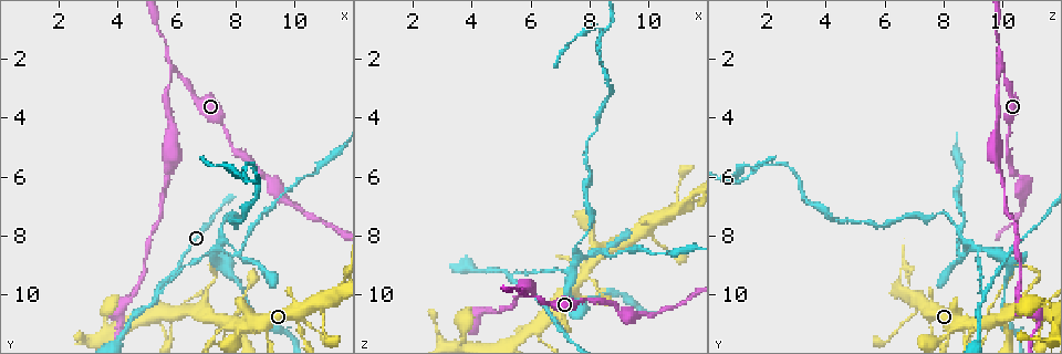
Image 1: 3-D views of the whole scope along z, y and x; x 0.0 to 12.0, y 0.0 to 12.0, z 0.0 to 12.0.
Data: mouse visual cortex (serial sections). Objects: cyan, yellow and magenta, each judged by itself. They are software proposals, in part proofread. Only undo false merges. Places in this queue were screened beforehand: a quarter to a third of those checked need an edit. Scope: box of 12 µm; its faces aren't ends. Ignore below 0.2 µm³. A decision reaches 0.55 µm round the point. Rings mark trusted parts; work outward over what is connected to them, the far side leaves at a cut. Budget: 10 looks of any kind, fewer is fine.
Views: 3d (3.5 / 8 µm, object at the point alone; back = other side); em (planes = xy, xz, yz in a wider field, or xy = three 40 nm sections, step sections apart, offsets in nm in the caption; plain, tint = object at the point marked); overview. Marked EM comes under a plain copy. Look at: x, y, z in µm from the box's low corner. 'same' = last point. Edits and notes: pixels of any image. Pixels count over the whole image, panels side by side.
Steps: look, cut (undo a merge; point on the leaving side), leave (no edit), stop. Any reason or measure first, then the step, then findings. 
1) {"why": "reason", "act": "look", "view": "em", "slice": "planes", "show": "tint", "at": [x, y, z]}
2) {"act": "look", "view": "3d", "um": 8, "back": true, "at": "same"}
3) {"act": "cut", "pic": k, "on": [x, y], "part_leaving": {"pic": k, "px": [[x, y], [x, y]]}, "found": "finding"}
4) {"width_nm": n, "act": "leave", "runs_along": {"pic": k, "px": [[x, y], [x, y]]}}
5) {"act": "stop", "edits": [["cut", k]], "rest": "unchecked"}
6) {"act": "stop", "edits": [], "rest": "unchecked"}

{"why": "arms part here", "act": "look", "view": "3d", "um": 3.5, "at": [5.3, 9.9, 9.4]}

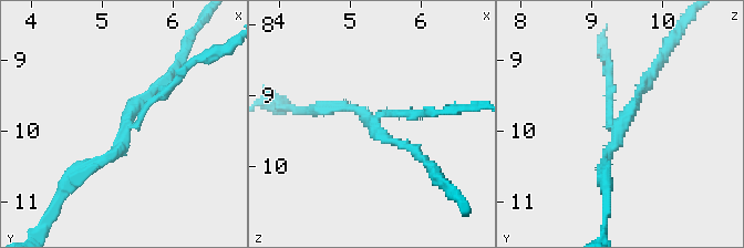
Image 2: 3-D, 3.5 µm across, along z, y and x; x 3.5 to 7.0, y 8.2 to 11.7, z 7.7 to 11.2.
{"why": "shape alone is not enough", "act": "look", "view": "em", "slice": "xy", "step": 2, "show": "tint", "at": [5.35, 9.90, 9.45]}

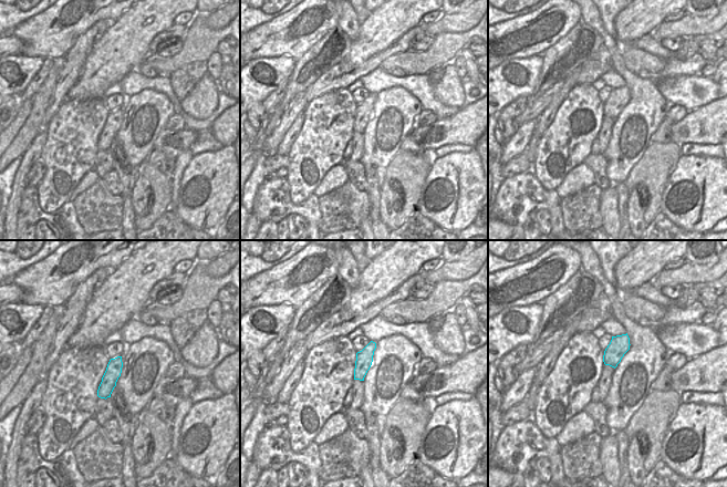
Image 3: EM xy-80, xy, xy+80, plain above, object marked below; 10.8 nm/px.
{"width_nm": 180, "act": "cut", "pic": 2, "on": [161, 96], "part_leaving": {"pic": 2, "px": [[382, 116], [464, 107]]}, "found": "a second cell is stuck on"}

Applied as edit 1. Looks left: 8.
{"why": "thick turns thin", "act": "look", "view": "3d", "um": 3.5, "at": [7.4, 10.9, 9.8]}

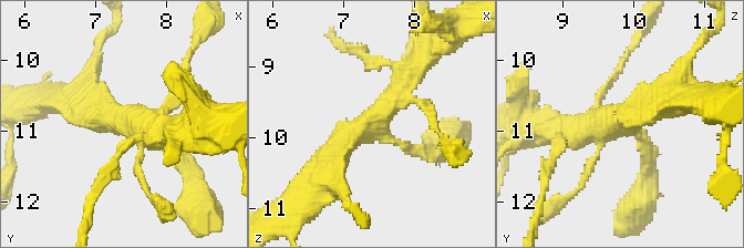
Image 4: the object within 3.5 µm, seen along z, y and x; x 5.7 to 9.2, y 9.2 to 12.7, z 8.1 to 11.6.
{"act": "look", "view": "em", "slice": "xy", "step": 1, "show": "tint", "at": [7.40, 10.85, 9.80]}

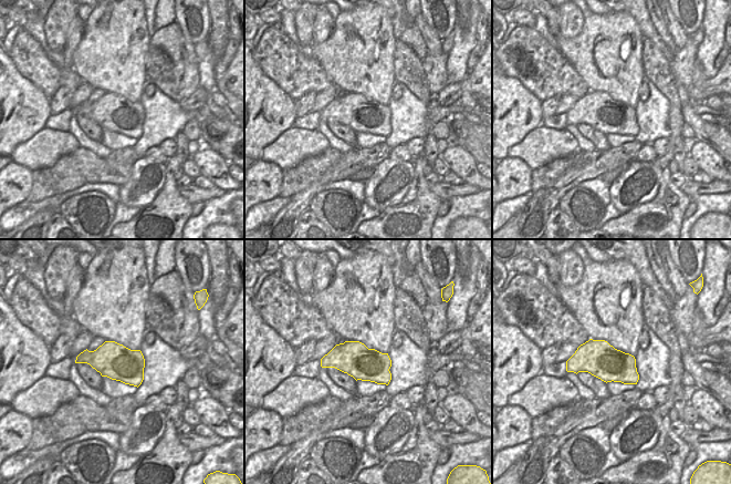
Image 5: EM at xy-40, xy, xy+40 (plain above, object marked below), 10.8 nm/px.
{"act": "leave", "runs_along": {"pic": 4, "px": [[416, 65], [326, 171]]}, "found": "continuous, no second cell"}

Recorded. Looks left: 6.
{"why": "two arms at a narrow angle", "act": "look", "view": "3d", "um": 3.5, "at": [11.3, 9.9, 6.8]}

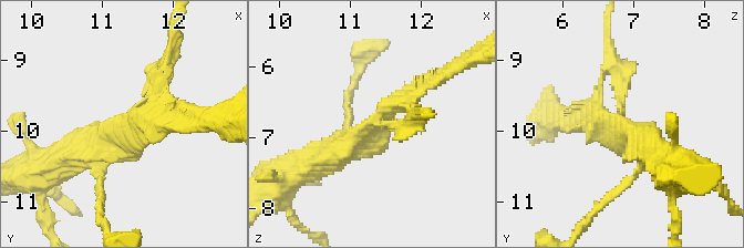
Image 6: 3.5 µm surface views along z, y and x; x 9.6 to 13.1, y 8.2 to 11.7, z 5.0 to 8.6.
{"act": "look", "view": "em", "slice": "xy", "step": 3, "show": "tint", "at": [11.25, 10.00, 6.80]}

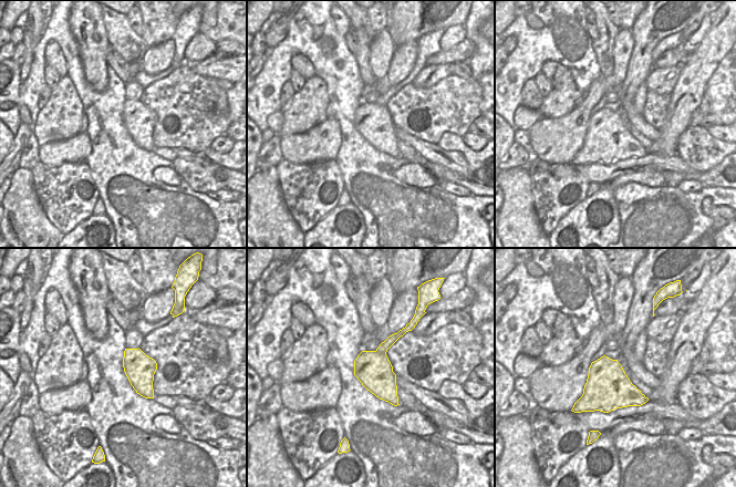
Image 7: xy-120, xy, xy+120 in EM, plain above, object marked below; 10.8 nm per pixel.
{"arm_widths_nm": [150, 200, 450], "act": "leave", "runs_along": {"pic": 6, "px": [[314, 165], [420, 91]]}, "found": "continuous, no second cell"}

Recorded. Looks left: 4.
{"why": "sharp bend", "act": "look", "view": "3d", "um": 3.5, "at": [6.0, 2.4, 10.1]}

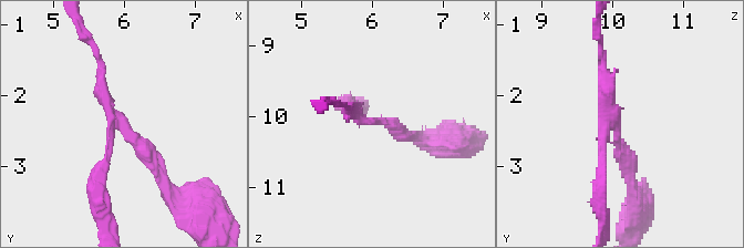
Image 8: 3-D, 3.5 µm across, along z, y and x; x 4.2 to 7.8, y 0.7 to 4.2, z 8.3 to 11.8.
{"arms": 3, "arm_widths_nm": [150, 200, 200], "act": "look", "view": "em", "slice": "xy", "step": 5, "show": "tint", "at": [5.90, 2.45, 10.00]}

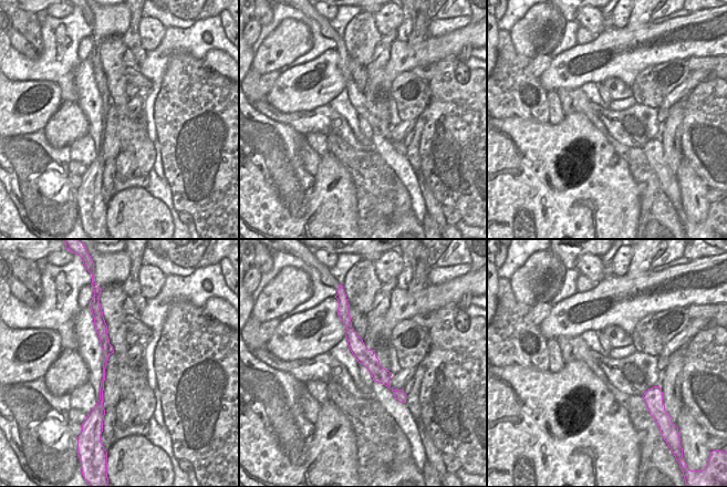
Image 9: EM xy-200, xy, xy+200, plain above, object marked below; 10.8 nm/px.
{"act": "cut", "pic": 8, "on": [104, 164], "part_leaving": {"pic": 8, "px": [[608, 125], [600, 173], [602, 230]]}, "found": "two cells meet here"}

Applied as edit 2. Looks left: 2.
{"act": "stop", "edits": [["cut", 2], ["cut", 8]], "rest": "unchecked"}

